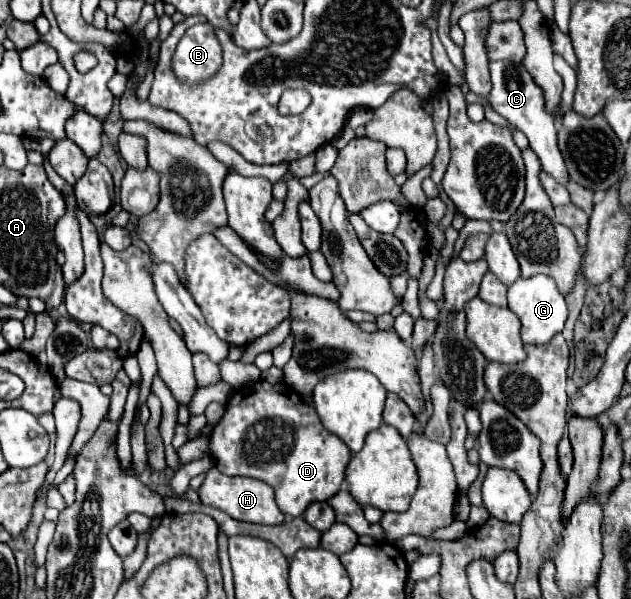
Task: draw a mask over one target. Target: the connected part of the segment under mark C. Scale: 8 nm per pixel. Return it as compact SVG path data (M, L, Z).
M492 61L490 65L490 75L492 75L492 89L488 93L490 105L494 107L496 113L500 113L510 127L522 131L534 153L538 155L542 169L556 179L560 185L568 185L568 173L564 159L560 155L560 149L556 145L556 125L554 119L544 111L544 97L540 87L532 81L528 71L524 69L522 63L512 63L512 61Z

